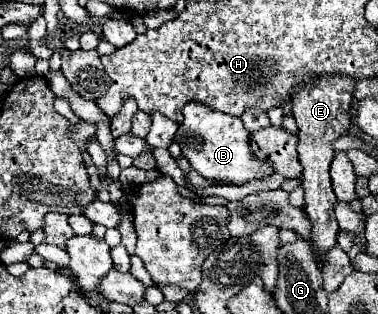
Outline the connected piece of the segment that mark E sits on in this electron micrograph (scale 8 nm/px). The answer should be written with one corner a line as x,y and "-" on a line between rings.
336,75
336,77
324,77
314,83
308,83
302,87
302,91
296,91
292,99
292,113
298,123
298,157
304,167
302,171
302,187
304,187
304,213
312,223
310,231
310,249
312,255
322,267
320,259
324,257
326,251
330,251
336,245
338,237
338,221
334,217
334,207
336,207
336,195
332,189
330,181
330,165
334,159
332,151
332,141
346,135
350,125
352,125
352,105
354,105
354,87
356,81
346,77
346,75

